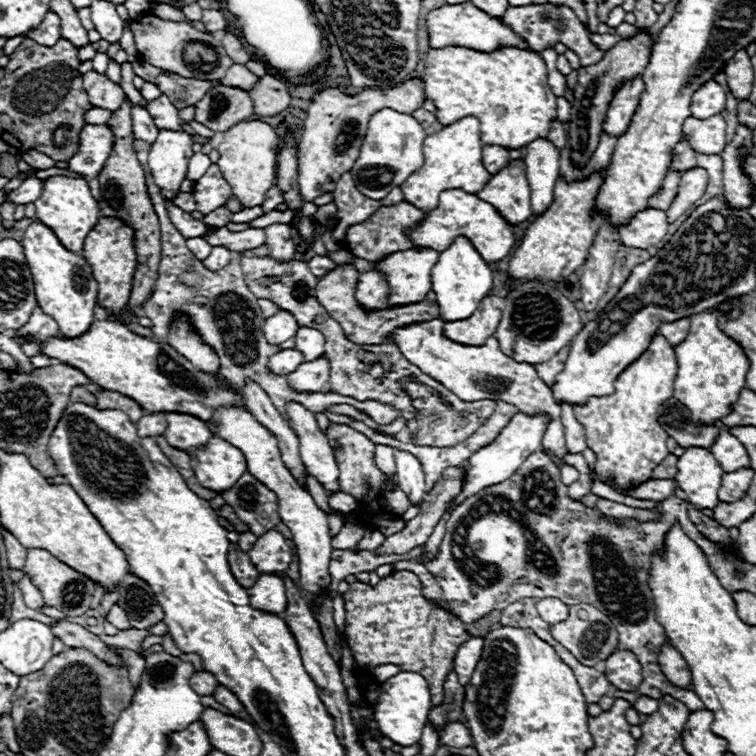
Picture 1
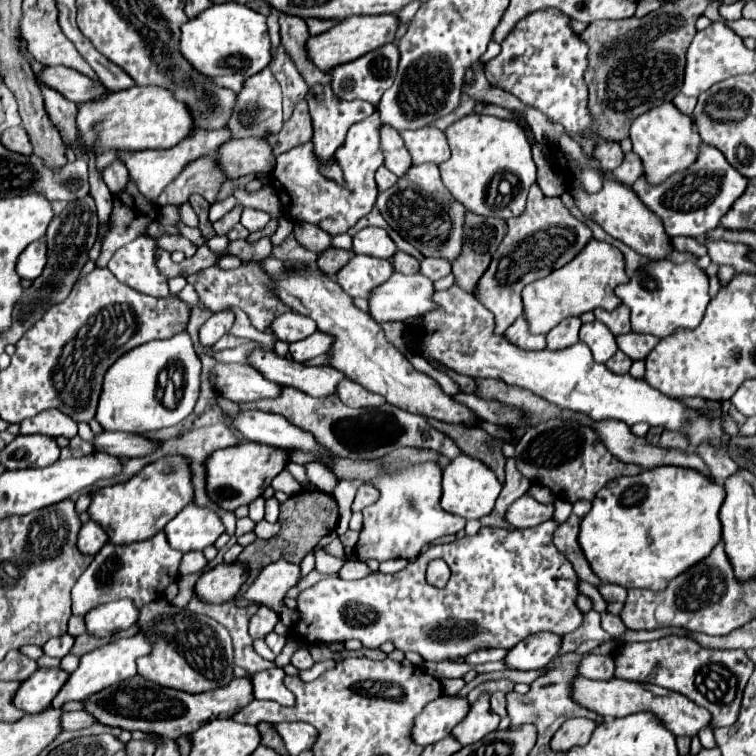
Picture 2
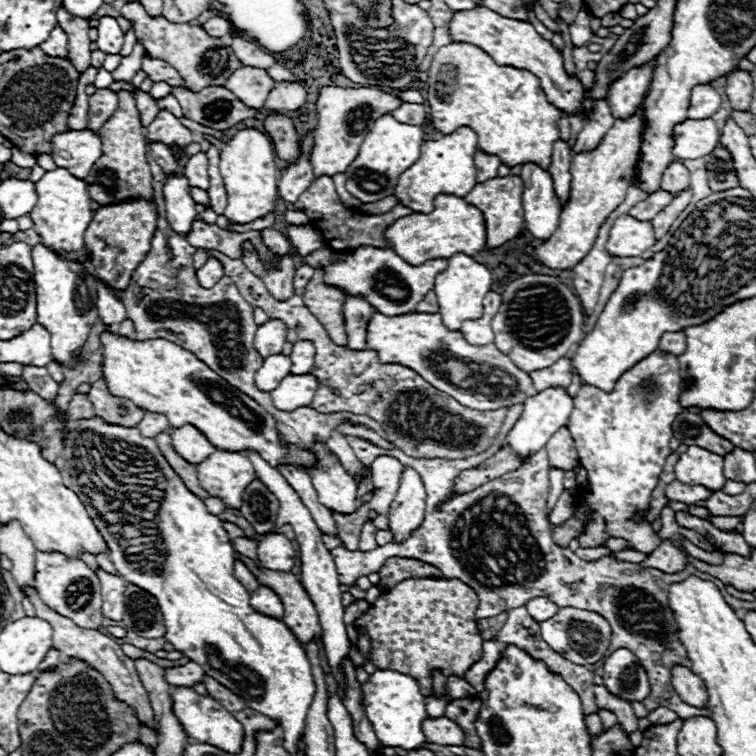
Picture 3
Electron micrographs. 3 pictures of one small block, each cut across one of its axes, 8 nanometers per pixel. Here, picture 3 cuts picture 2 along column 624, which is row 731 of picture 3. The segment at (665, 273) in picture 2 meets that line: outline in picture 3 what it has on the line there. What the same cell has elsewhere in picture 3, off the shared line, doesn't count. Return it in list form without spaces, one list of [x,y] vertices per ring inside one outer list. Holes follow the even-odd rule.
[[[100,416],[78,418],[76,422],[70,422],[62,456],[66,460],[66,470],[72,476],[72,490],[78,494],[98,532],[110,546],[110,558],[120,576],[156,596],[166,620],[164,638],[178,652],[200,664],[208,676],[226,684],[232,692],[238,692],[248,708],[282,726],[284,746],[290,754],[296,754],[298,742],[304,738],[306,714],[316,690],[312,666],[306,650],[282,620],[264,616],[248,604],[250,592],[234,578],[236,552],[220,518],[210,514],[204,500],[184,486],[180,476],[162,456],[156,440],[140,436],[136,426],[106,424]]]

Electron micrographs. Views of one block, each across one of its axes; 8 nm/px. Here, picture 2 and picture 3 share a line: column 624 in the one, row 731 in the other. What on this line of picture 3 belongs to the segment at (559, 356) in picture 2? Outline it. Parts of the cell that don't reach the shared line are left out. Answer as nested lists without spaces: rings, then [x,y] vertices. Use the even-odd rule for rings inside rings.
[[[376,670],[368,678],[368,682],[362,684],[362,698],[364,698],[366,716],[382,746],[410,750],[424,742],[422,722],[428,718],[428,714],[426,714],[424,696],[420,692],[416,678],[396,670]]]

